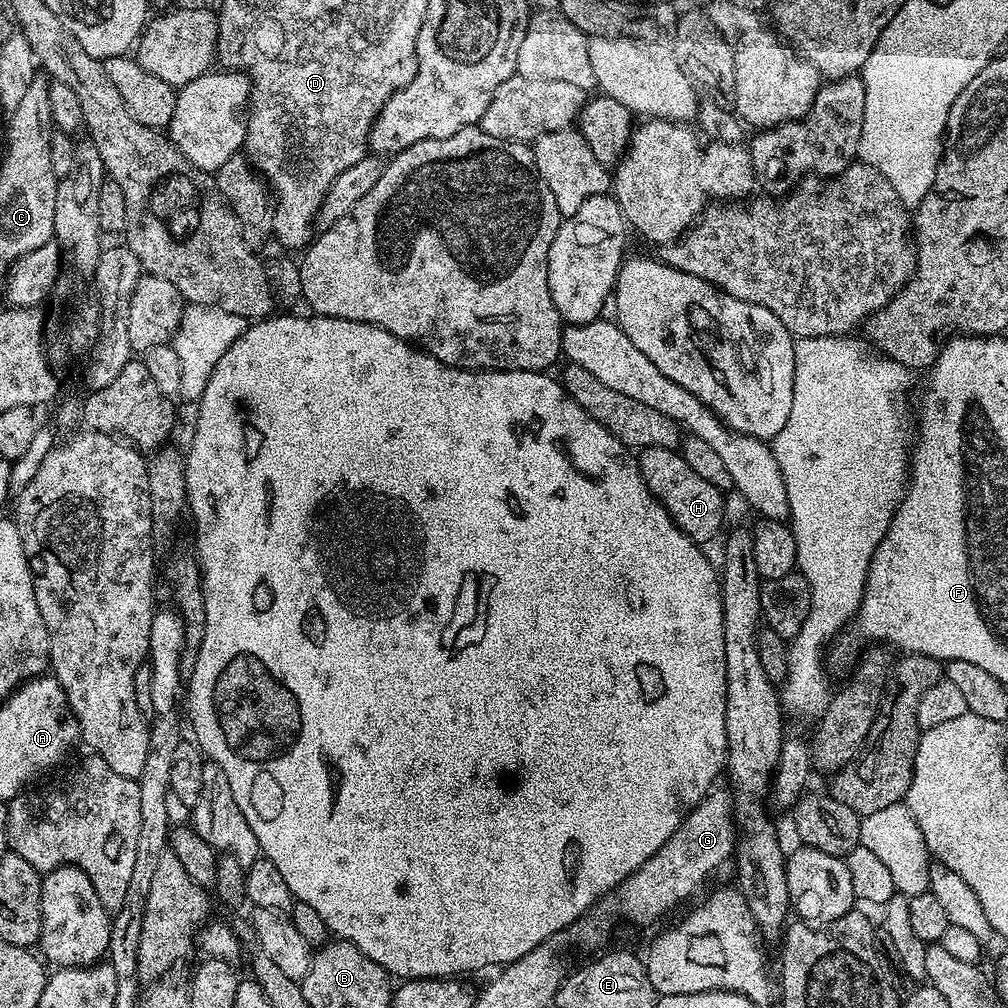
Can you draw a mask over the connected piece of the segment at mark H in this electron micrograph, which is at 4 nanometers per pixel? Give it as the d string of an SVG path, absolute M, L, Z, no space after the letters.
M645 448L639 453L638 463L640 473L650 490L650 494L659 503L668 509L670 518L679 528L682 529L691 540L697 544L707 545L707 540L712 540L716 536L716 531L724 524L724 496L717 485L706 482L686 466L683 455L679 451L670 448Z

